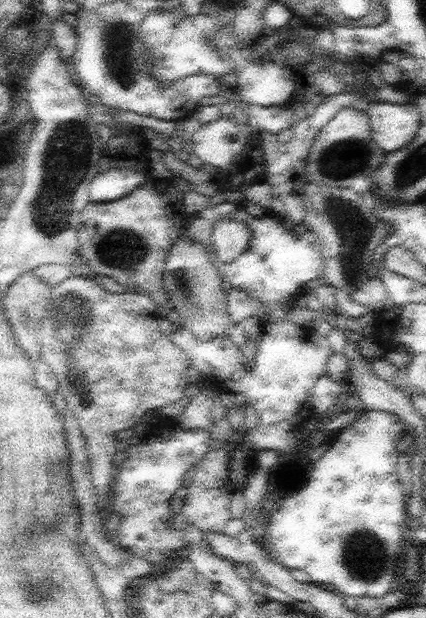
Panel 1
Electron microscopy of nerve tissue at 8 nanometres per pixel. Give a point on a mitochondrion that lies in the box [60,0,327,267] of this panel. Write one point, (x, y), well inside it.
(118, 37)

